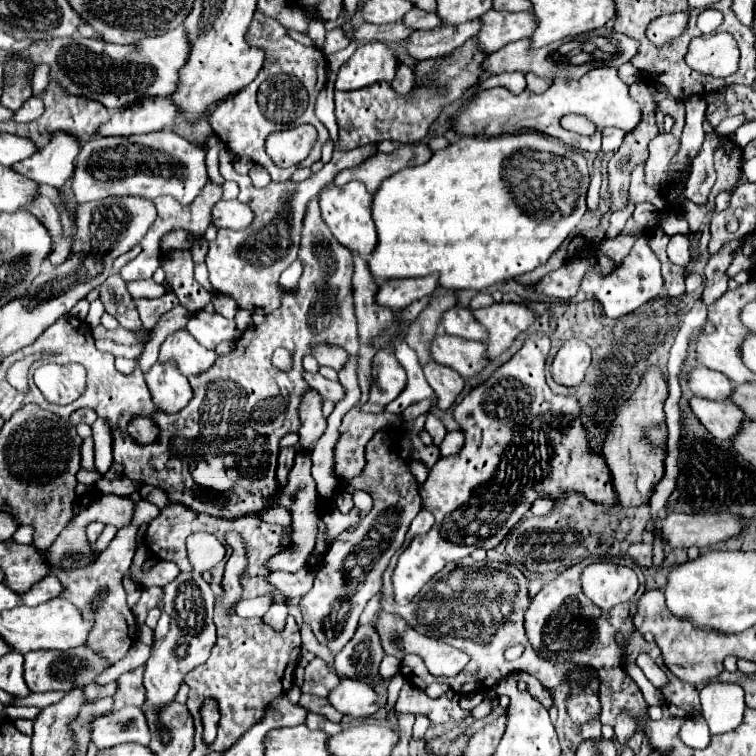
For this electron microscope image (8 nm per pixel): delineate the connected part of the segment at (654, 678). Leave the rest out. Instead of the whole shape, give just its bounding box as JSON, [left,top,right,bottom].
[636,652,668,688]

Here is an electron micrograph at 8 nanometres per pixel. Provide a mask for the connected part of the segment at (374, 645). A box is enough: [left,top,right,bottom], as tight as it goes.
[336,622,386,684]

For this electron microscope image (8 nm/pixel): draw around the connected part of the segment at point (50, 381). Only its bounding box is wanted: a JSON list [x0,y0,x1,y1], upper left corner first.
[34,364,86,404]

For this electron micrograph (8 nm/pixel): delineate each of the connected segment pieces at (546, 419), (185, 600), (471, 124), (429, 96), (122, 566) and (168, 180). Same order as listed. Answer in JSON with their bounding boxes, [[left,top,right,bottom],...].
[[392,334,616,606],[144,572,216,706],[452,66,642,152],[334,38,488,150],[56,500,158,664],[72,130,208,206]]

